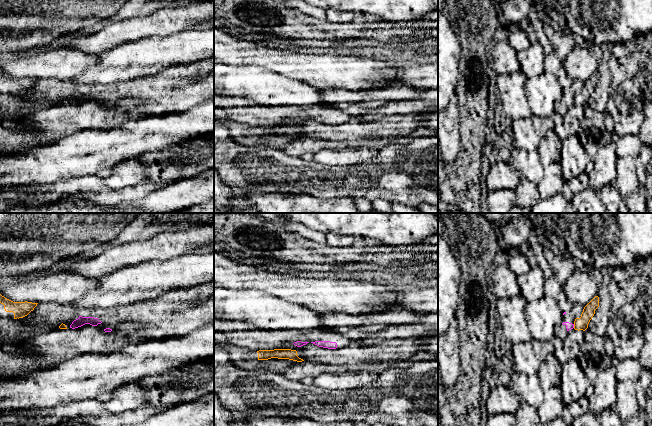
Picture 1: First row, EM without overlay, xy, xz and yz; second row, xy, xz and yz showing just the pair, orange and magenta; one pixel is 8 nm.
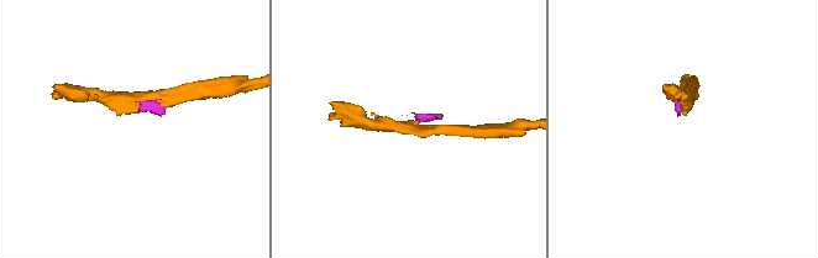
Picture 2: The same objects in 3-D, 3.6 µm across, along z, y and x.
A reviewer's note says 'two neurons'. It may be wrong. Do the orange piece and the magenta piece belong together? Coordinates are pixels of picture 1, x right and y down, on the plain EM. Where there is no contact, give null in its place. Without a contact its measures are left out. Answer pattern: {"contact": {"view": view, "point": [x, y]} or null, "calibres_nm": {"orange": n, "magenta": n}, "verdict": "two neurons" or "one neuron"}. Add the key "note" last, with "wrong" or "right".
{"contact": {"view": "yz", "point": [574, 102]}, "calibres_nm": {"orange": 100, "magenta": 60}, "verdict": "two neurons", "note": "right"}

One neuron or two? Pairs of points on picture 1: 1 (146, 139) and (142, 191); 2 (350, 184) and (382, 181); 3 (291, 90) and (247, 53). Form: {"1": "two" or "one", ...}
{"1": "two", "2": "one", "3": "two"}

